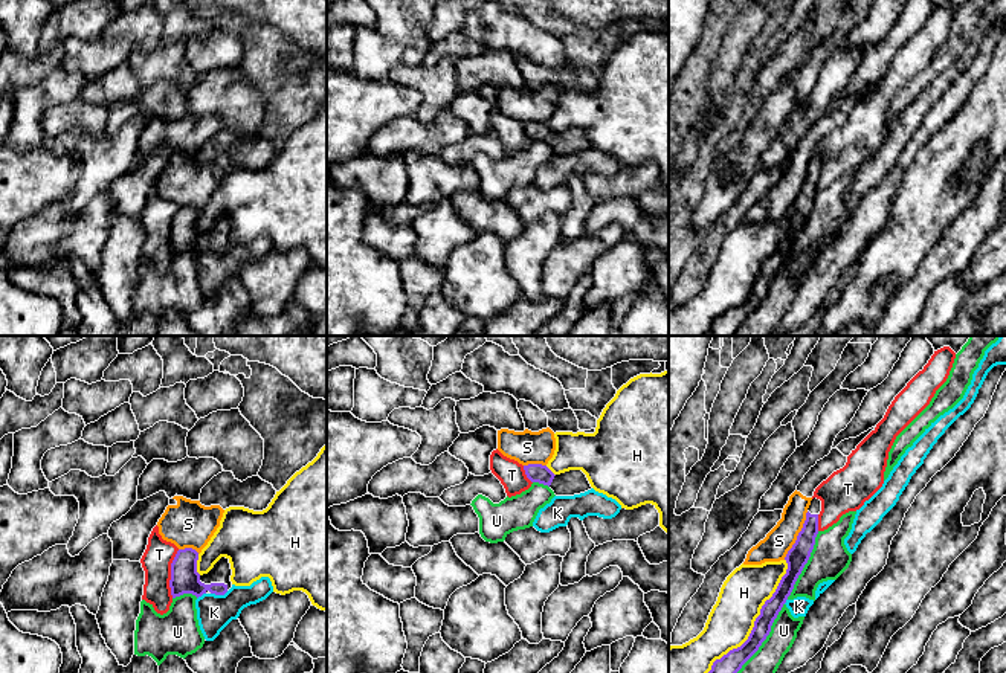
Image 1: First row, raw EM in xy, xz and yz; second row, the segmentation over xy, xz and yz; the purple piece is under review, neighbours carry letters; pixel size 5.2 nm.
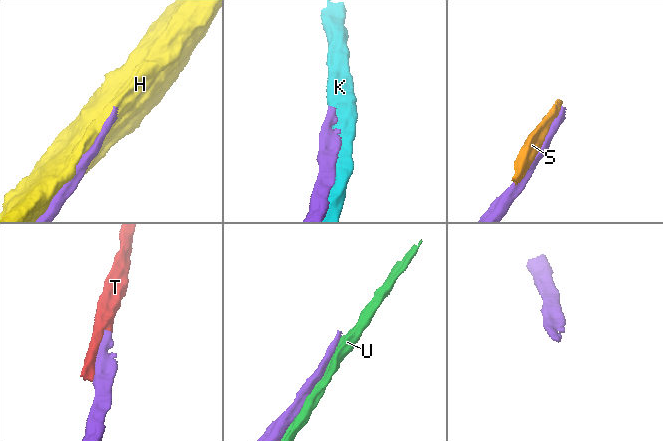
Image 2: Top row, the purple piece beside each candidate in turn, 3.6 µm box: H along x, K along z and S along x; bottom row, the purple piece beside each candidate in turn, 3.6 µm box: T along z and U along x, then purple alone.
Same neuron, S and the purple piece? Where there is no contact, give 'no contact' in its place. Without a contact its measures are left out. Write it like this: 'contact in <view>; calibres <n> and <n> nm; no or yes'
contact in yz; calibres 110 and 150 nm; no

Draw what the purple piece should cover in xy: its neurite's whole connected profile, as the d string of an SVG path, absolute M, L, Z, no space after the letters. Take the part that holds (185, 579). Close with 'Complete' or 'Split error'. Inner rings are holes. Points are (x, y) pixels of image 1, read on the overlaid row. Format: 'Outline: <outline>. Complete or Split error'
Outline: M192 548L179 549L171 563L171 595L173 598L183 594L192 594L197 598L203 594L224 595L231 588L231 563L221 557L214 568L200 575L197 572L198 552Z. Split error

